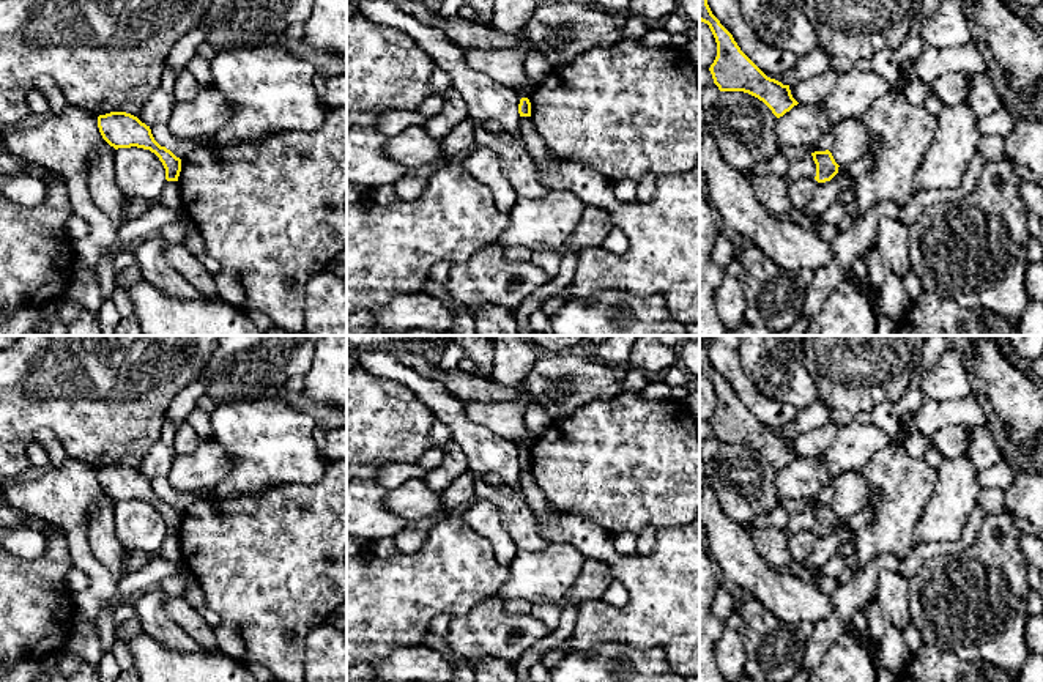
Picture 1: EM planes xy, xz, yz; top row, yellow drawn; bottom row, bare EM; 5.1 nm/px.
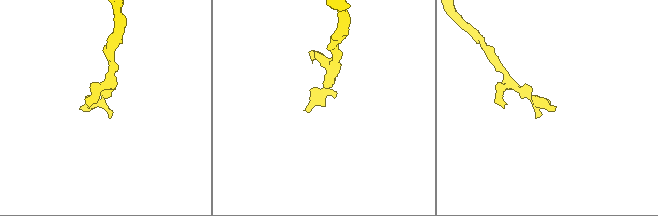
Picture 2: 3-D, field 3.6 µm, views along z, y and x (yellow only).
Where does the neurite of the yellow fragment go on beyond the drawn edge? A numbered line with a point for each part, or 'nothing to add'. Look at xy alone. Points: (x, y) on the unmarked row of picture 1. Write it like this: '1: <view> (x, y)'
nothing to add

